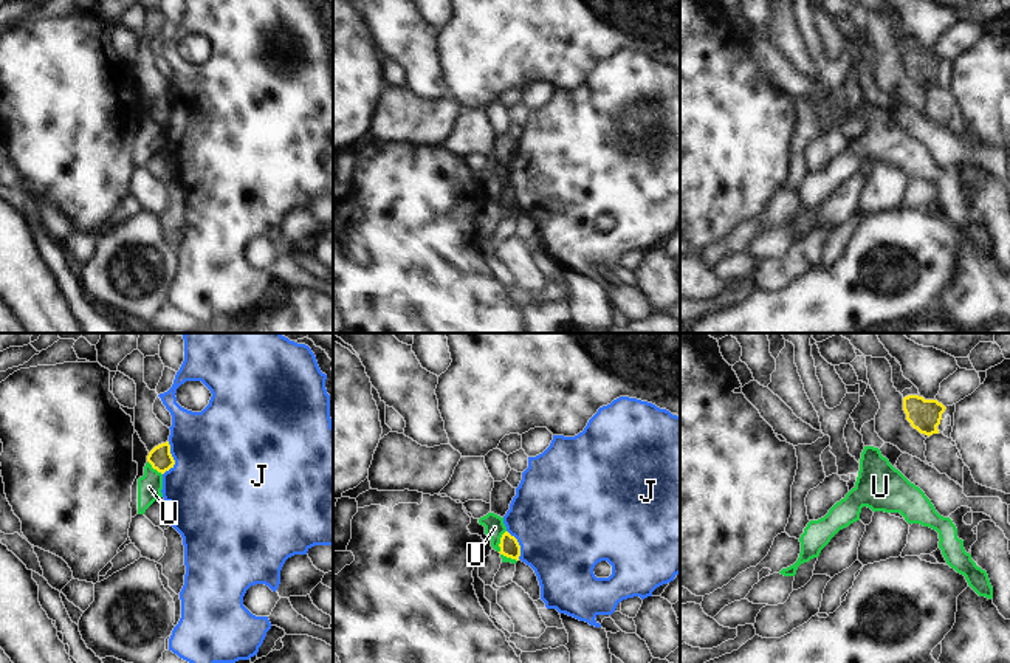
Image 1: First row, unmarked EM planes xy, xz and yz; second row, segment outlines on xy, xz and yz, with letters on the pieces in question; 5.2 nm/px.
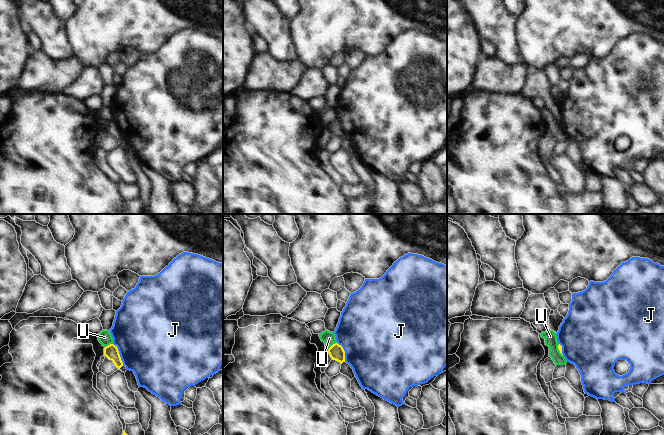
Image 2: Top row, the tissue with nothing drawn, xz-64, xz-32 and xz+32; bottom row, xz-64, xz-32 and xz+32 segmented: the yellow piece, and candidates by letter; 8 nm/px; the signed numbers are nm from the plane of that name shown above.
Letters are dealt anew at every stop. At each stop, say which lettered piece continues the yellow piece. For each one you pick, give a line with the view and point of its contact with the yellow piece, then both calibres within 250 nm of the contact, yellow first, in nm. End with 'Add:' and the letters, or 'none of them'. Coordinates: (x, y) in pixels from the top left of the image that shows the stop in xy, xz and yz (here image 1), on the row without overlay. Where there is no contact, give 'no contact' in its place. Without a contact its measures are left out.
Add: none of them

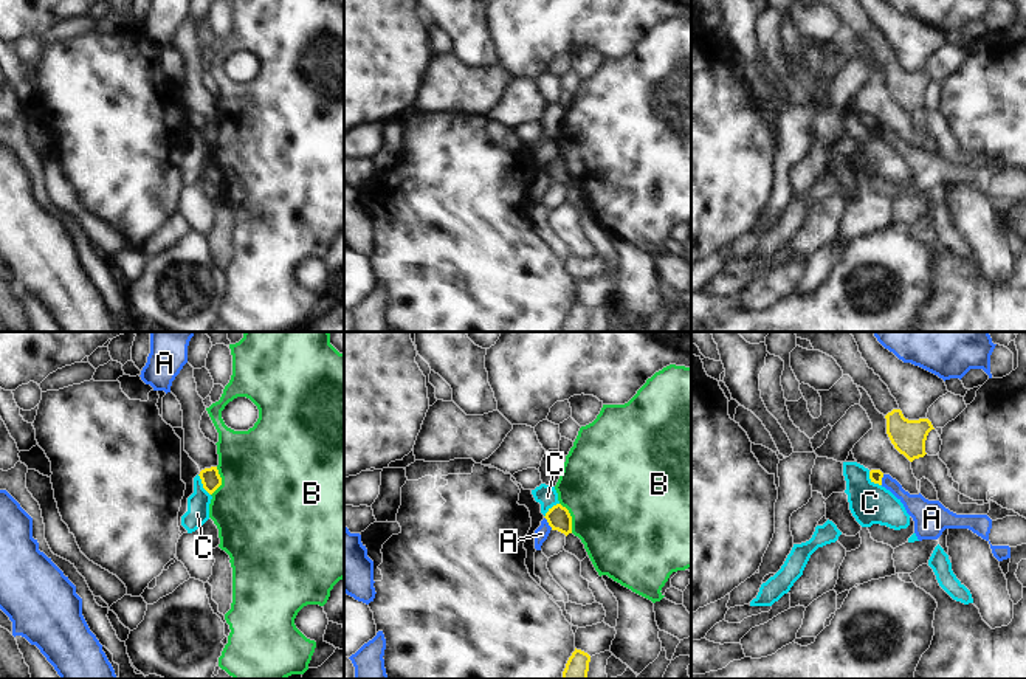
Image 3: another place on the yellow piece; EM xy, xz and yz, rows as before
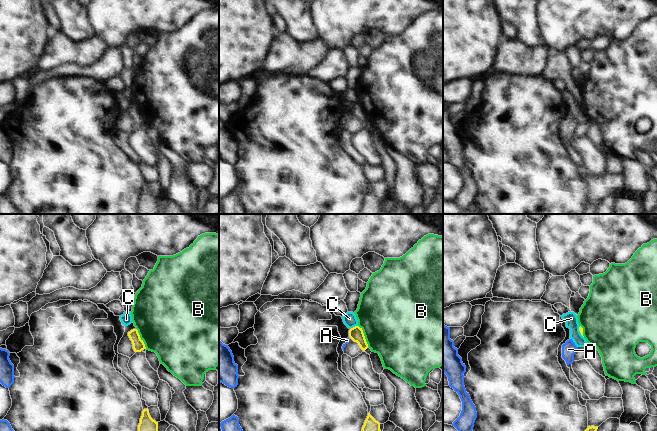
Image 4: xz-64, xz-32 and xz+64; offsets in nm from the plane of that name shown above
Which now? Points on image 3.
Add: none of them

